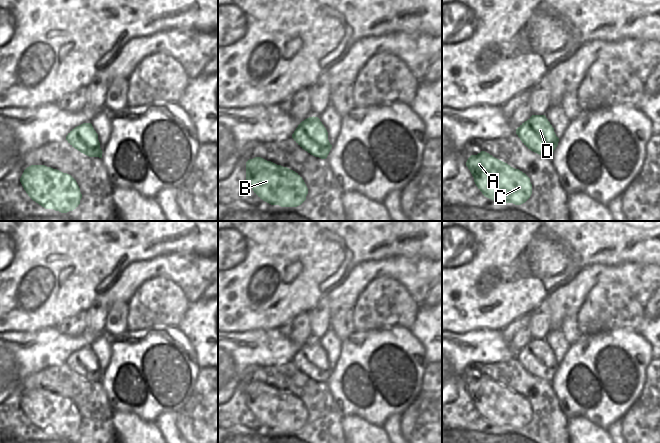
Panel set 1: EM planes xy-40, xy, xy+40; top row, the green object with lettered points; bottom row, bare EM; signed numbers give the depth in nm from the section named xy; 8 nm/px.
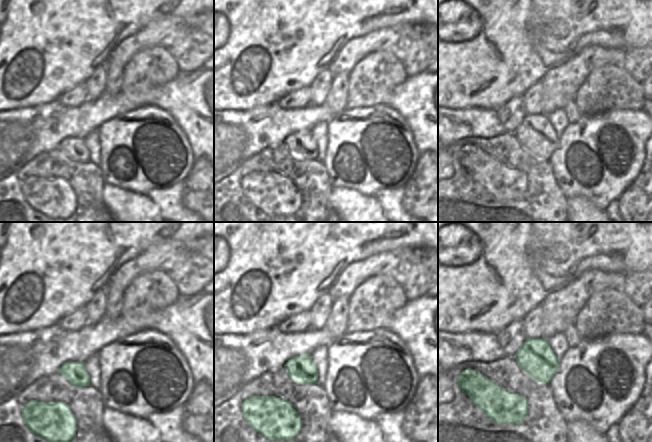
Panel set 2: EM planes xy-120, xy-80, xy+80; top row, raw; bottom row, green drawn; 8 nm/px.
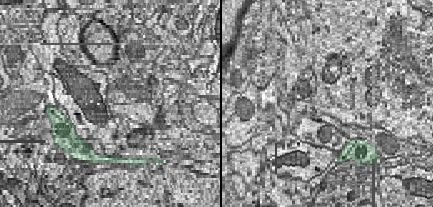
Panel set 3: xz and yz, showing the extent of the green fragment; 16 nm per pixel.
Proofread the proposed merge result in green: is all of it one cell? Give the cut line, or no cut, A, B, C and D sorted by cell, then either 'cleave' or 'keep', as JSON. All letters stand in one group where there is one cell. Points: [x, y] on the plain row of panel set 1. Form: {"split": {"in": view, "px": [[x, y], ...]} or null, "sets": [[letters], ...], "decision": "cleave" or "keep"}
{"split": null, "sets": [["A", "B", "C", "D"]], "decision": "keep"}

